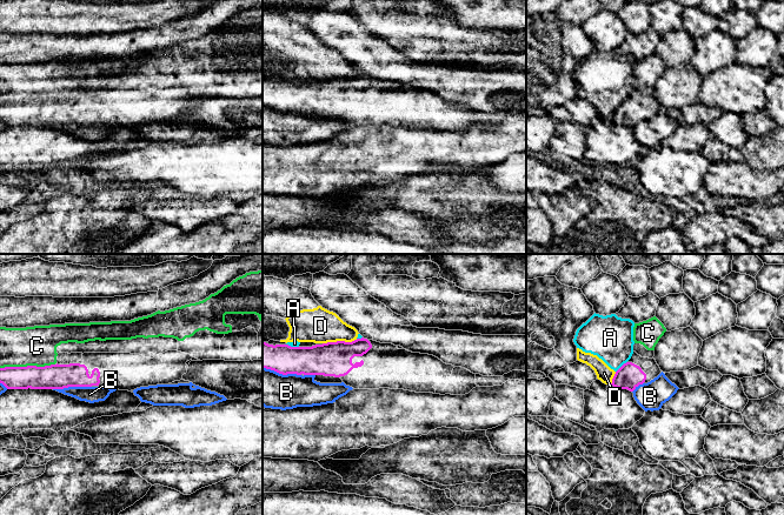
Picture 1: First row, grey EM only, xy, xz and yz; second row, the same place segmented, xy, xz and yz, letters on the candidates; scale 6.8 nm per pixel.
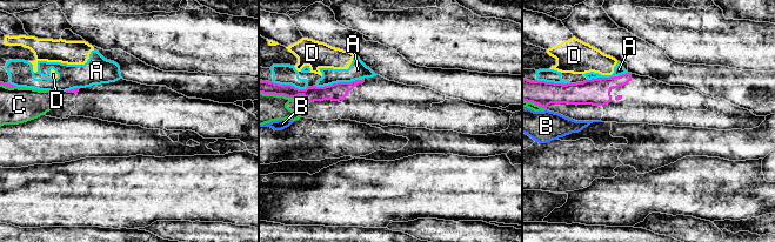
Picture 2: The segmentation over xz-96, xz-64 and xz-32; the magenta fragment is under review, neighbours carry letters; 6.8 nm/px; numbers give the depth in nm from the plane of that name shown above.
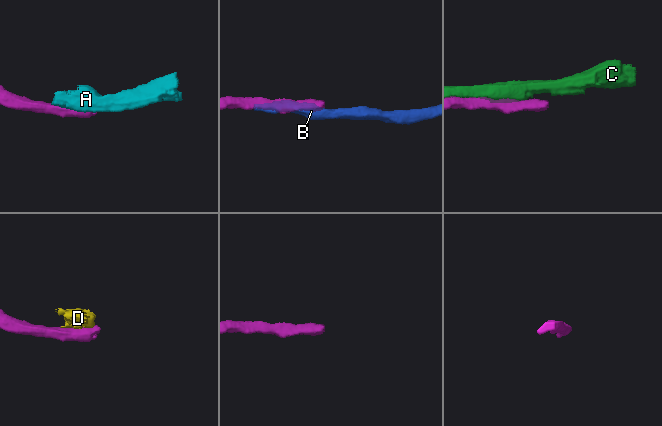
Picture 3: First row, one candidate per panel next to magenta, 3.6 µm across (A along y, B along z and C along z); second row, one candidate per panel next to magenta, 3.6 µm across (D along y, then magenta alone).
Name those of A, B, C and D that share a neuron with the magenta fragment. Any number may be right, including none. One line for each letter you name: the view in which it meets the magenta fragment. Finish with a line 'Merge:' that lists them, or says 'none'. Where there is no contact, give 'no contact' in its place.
Merge: none

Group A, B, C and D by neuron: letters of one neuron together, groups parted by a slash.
A D / B / C

